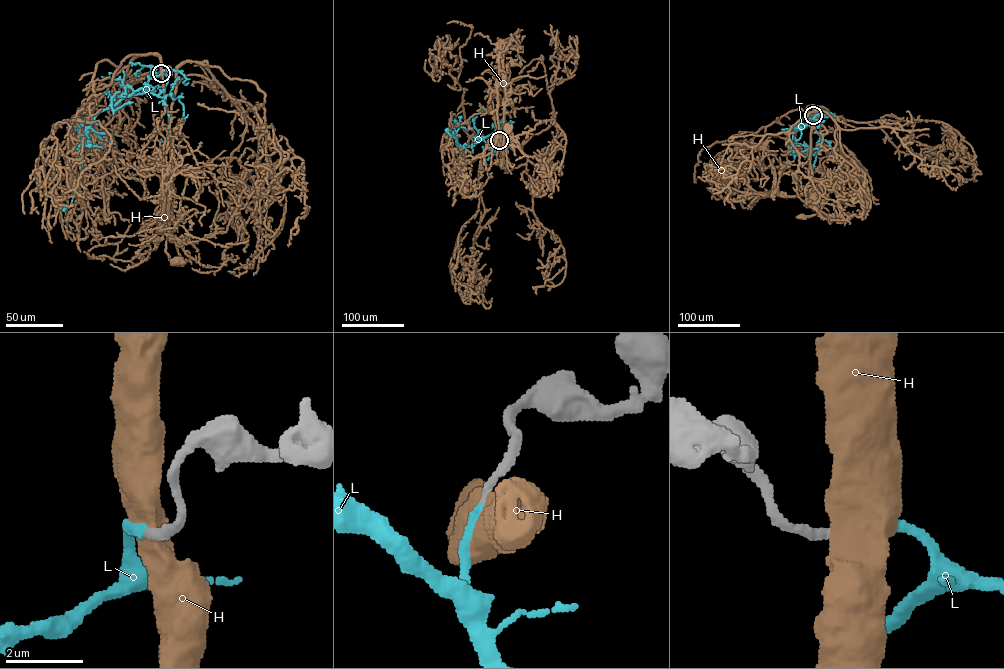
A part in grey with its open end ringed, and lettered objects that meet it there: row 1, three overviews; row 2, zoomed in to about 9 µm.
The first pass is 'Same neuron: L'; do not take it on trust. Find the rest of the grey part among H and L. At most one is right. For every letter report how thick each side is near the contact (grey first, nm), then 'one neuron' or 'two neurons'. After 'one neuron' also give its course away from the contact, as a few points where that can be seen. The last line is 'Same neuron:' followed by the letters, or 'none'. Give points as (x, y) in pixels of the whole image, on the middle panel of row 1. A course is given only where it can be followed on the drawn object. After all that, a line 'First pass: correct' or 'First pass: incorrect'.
H: 240 nm thick on the grey side, 750 nm on the other; two neurons
L: 220 nm thick on the grey side, 240 nm on the other; one neuron; it runs (499, 140), (489, 135), (470, 146), (458, 146), (447, 130)
Same neuron: L
First pass: correct

